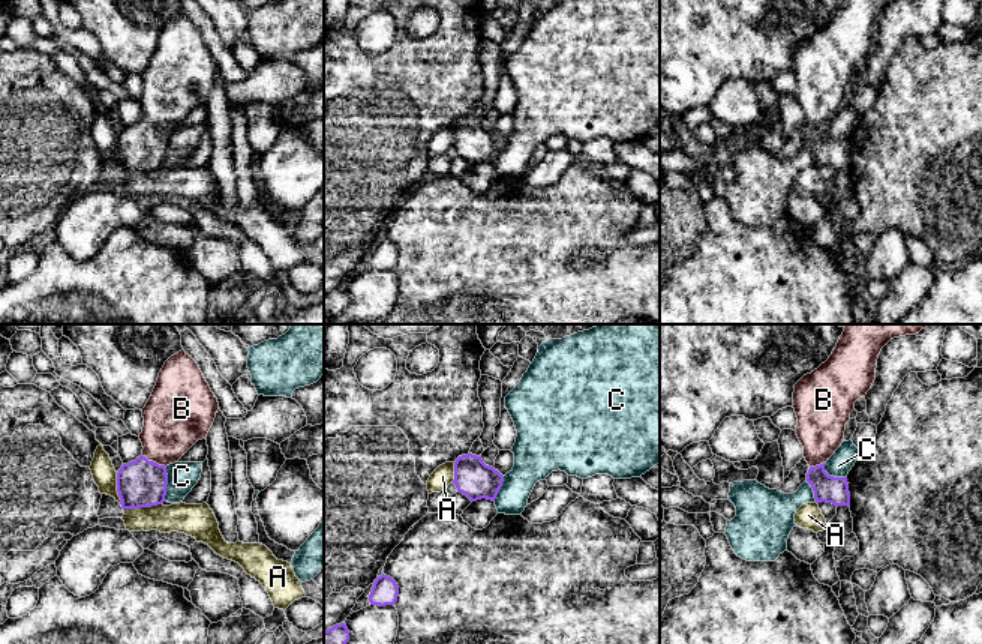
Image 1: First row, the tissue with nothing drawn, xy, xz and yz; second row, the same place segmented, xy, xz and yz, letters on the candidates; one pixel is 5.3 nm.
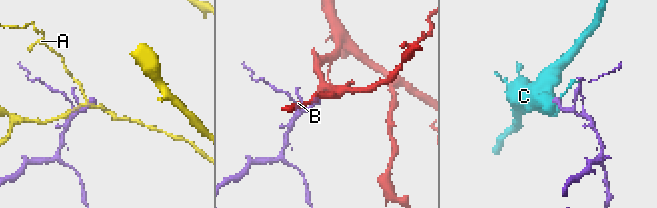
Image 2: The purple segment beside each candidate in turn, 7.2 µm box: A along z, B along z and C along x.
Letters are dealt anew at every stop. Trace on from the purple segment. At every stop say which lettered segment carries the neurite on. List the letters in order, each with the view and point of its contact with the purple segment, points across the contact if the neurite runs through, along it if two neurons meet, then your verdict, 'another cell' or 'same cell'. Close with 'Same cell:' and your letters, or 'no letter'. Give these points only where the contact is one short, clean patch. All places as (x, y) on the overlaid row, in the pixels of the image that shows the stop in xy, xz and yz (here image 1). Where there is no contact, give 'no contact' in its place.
A: contact xy (141, 506); border xy (161, 503), (123, 509); another cell
B: contact xy (152, 461); way xy (140, 484), (146, 478), (152, 461), (174, 421); same cell
C: contact xy (167, 484); border xy (167, 467), (167, 494), (164, 500); another cell
Same cell: B

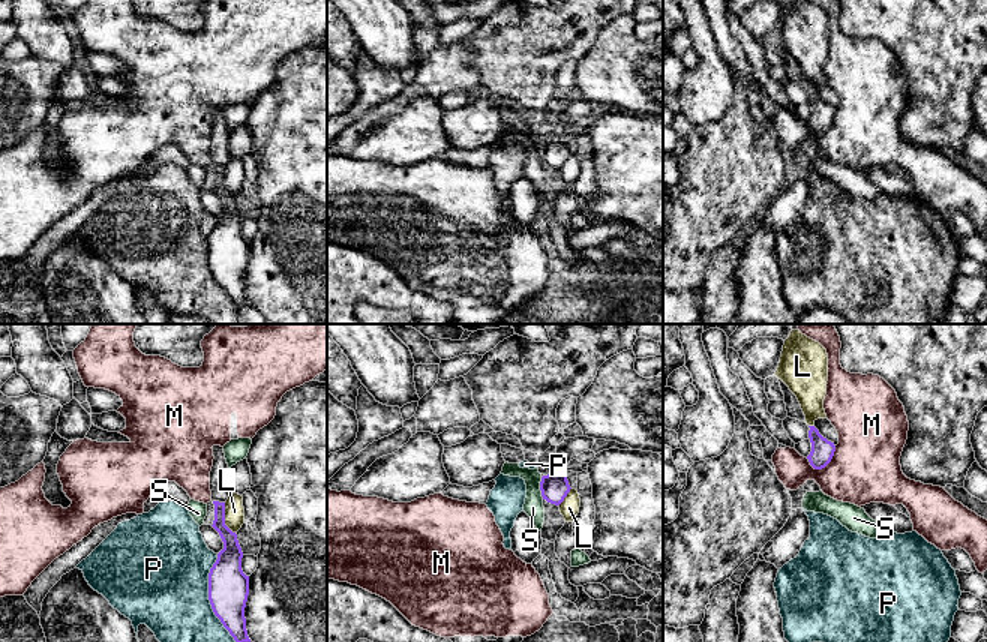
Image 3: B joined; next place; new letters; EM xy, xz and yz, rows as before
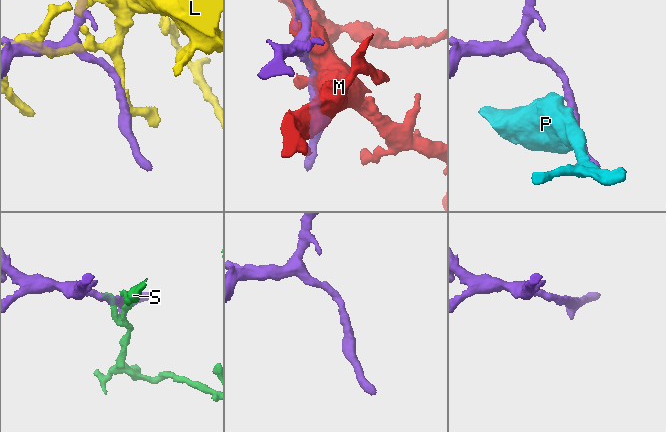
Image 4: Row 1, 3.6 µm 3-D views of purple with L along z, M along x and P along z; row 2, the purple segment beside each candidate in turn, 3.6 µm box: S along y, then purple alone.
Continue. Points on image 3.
L: contact xy (224, 519); another cell
M: contact yz (827, 464); another cell
P: contact xy (209, 597); another cell
S: contact xz (540, 488); another cell
Same cell: no letter

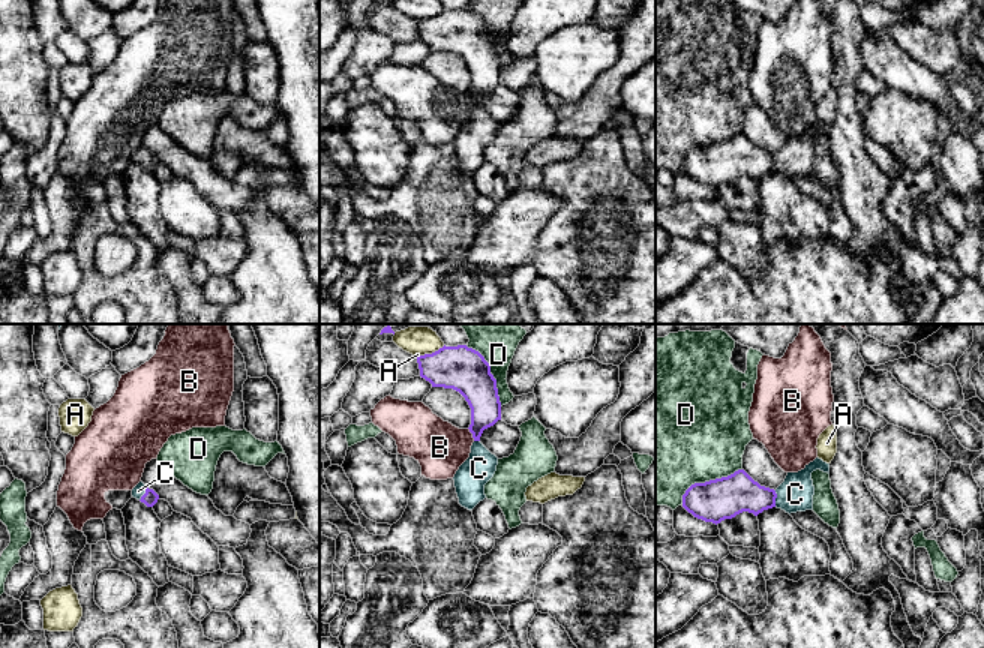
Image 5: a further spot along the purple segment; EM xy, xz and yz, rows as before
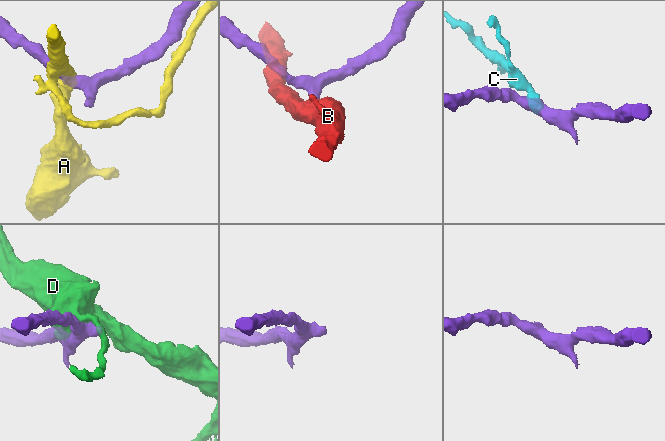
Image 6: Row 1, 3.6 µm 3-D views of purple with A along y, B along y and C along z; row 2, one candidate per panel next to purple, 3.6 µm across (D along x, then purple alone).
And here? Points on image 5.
A: contact xz (432, 353); another cell
B: contact xz (471, 432); another cell
C: contact yz (776, 497); way yz (738, 492), (750, 497), (776, 497), (795, 494); same cell
D: contact yz (707, 482); another cell
Same cell: C

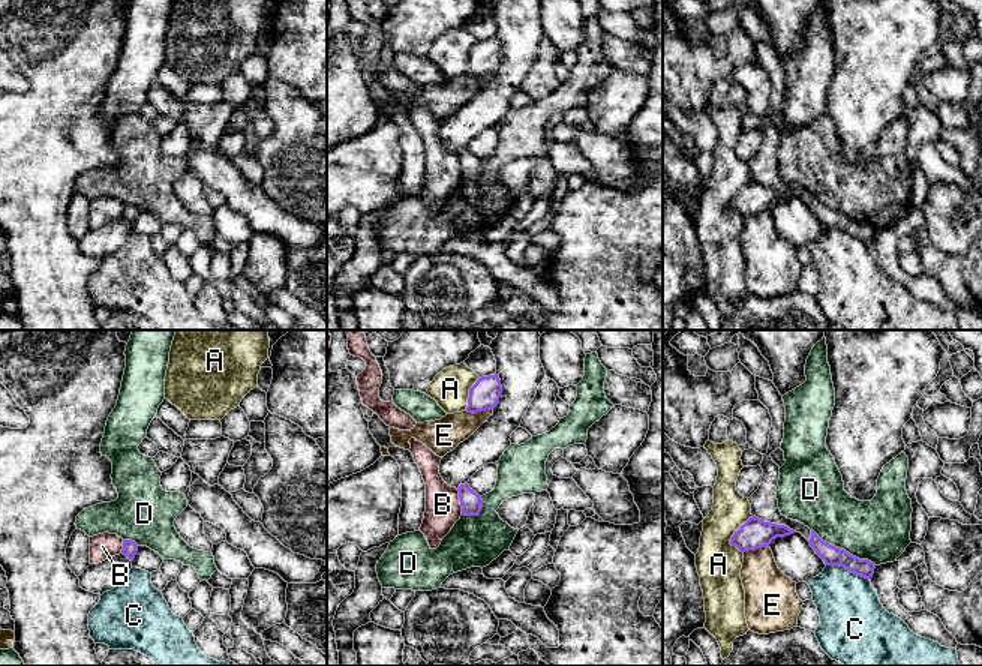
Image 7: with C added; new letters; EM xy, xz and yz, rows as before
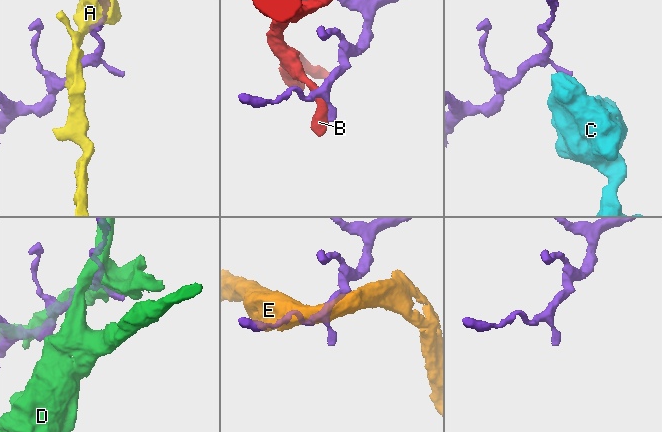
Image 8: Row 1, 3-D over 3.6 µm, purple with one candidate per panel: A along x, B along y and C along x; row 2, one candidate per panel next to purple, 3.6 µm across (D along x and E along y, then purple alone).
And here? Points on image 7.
A: contact yz (733, 534); another cell
B: contact xz (461, 501); another cell
C: contact yz (847, 569); border yz (826, 564), (843, 566), (868, 579); another cell
D: contact yz (843, 549); another cell
E: contact xz (479, 411); another cell
Same cell: no letter

